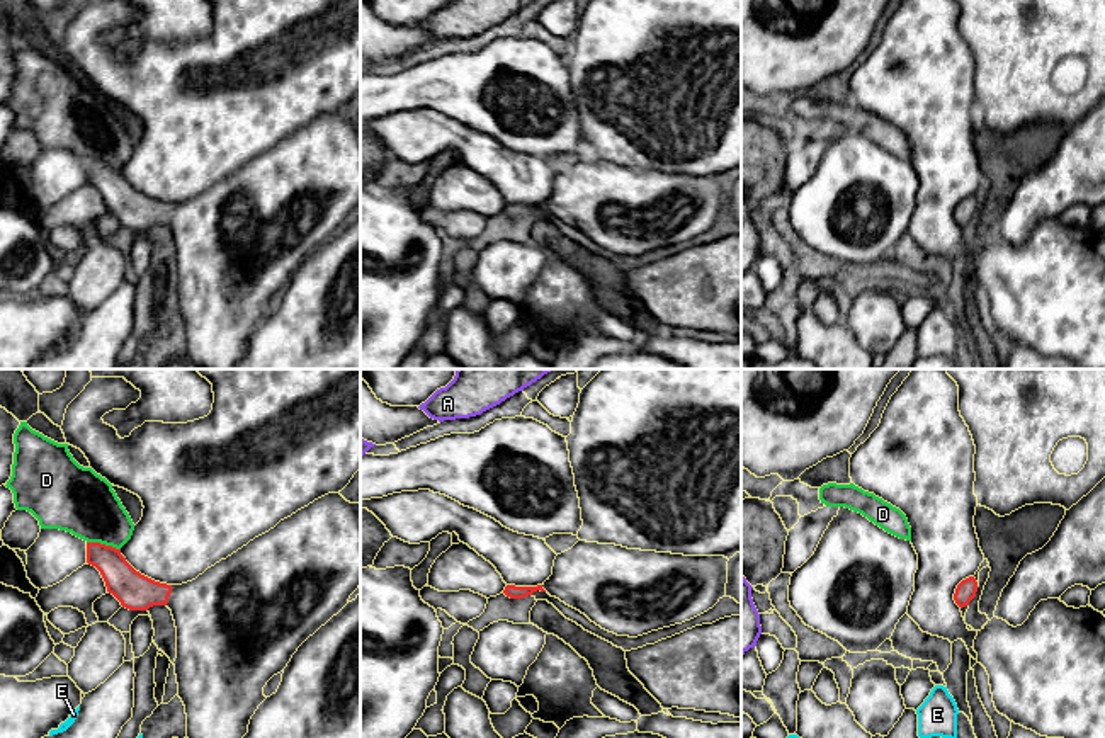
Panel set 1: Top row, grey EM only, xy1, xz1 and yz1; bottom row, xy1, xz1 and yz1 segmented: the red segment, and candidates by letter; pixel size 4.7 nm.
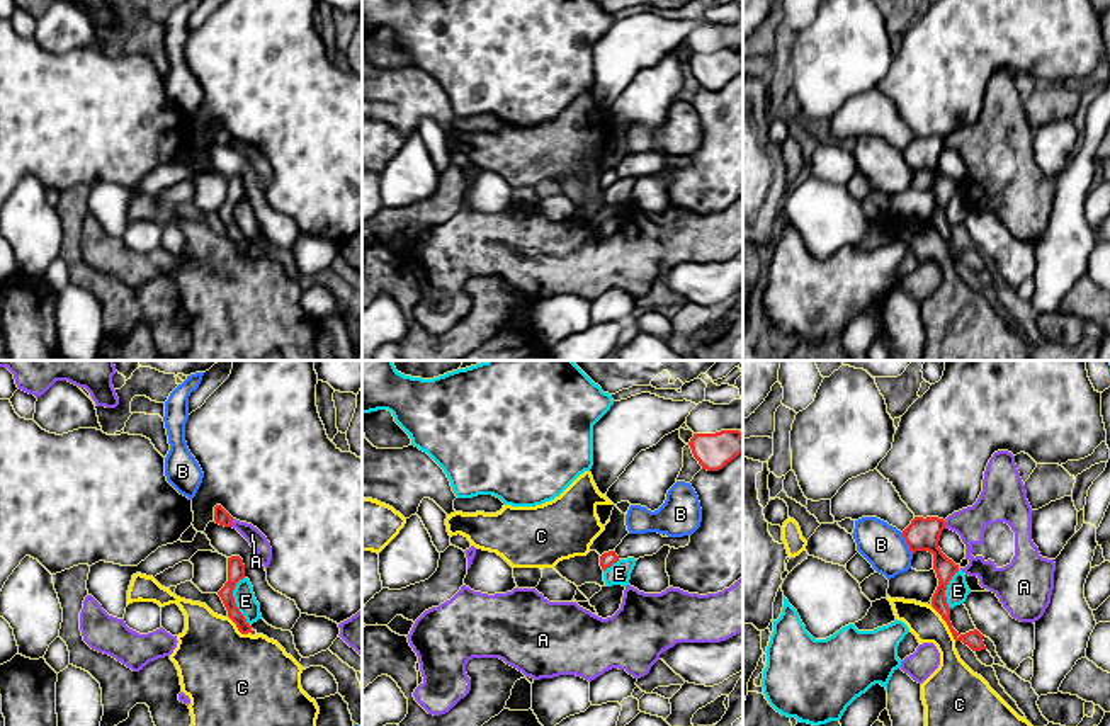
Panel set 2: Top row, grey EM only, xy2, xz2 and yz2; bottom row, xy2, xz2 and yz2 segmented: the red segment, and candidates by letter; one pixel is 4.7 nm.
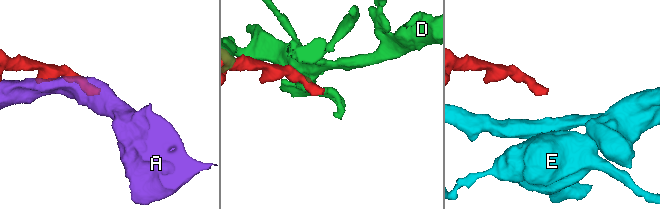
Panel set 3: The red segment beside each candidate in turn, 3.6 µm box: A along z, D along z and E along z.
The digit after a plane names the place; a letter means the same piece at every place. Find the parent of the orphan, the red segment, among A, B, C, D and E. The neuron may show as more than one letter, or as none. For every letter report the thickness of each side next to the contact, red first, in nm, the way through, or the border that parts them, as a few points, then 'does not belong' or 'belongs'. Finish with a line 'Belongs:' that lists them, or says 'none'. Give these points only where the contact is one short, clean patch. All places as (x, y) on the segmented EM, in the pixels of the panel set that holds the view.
A: calibres 70 and 80 nm; border xy2 (233, 519), (232, 526); does not belong
B: calibres 160 and 200 nm; does not belong
C: calibres 80 and 170 nm; border yz2 (930, 606), (945, 623), (956, 641); does not belong
D: calibres 170 and 320 nm; does not belong
E: calibres 80 and 100 nm; border xy2 (243, 577), (233, 590), (233, 602), (249, 624); does not belong
Belongs: none

